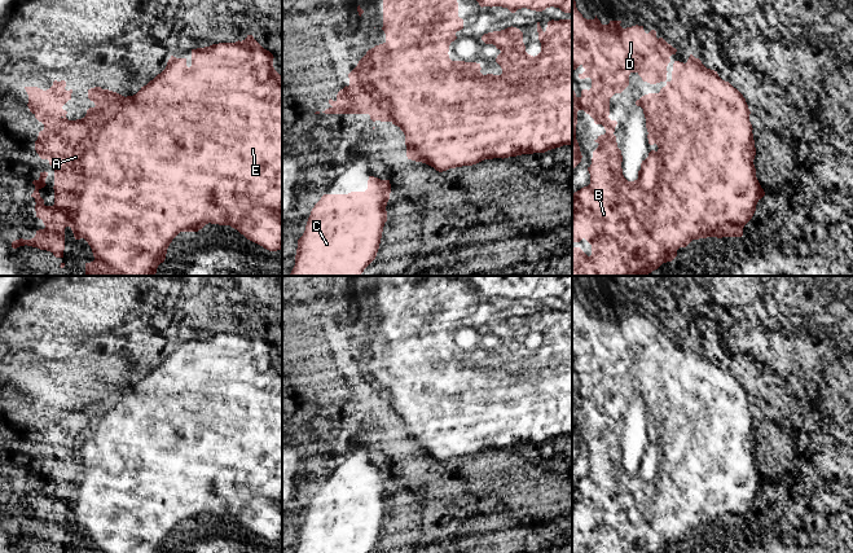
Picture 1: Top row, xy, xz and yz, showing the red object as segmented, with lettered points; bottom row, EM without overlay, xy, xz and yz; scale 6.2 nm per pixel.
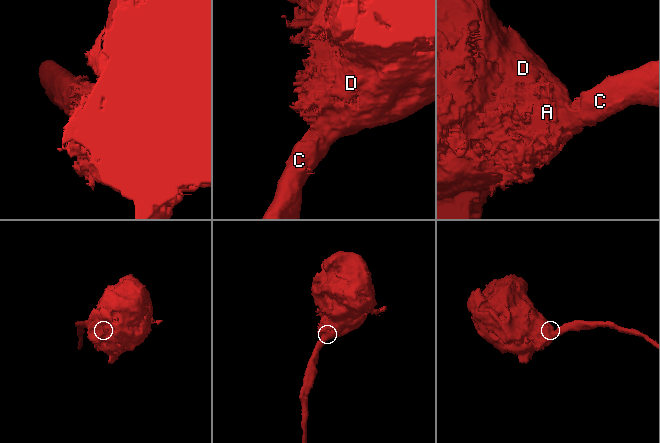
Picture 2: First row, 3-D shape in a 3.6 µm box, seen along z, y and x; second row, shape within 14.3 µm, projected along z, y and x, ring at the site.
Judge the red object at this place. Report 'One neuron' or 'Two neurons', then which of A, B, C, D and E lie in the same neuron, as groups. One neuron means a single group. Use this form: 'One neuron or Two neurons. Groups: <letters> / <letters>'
One neuron. Groups: A B C D E

